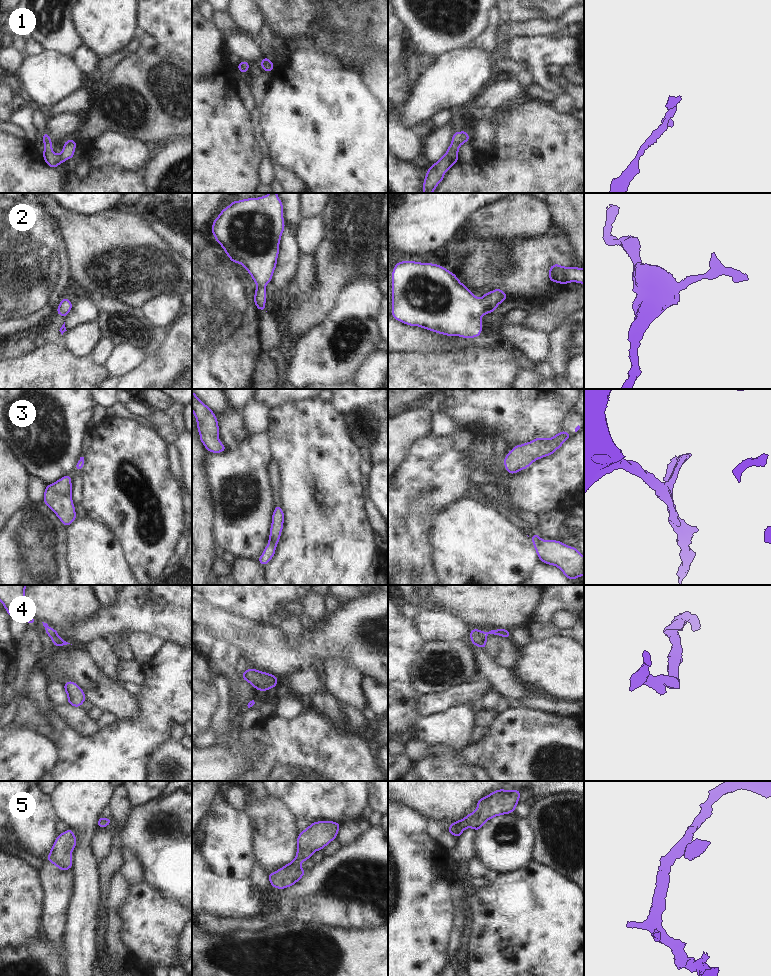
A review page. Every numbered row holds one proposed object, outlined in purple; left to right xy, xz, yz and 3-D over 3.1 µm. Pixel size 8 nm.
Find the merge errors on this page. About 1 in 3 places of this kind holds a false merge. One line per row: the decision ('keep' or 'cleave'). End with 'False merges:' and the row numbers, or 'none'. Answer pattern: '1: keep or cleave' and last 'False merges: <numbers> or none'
1: keep
2: keep
3: keep
4: keep
5: keep
False merges: none

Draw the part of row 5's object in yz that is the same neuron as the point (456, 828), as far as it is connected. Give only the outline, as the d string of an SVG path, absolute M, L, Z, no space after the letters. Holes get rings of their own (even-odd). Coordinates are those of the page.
M499 789L492 792L477 802L477 809L472 814L468 813L464 819L453 822L447 828L448 832L459 838L468 827L478 831L489 819L514 812L520 794L521 792L517 789L511 791Z

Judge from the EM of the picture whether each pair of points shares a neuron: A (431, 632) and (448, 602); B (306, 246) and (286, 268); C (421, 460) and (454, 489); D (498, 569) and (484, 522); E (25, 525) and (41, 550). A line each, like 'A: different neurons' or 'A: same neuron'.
A: different neurons
B: different neurons
C: same neuron
D: same neuron
E: same neuron

